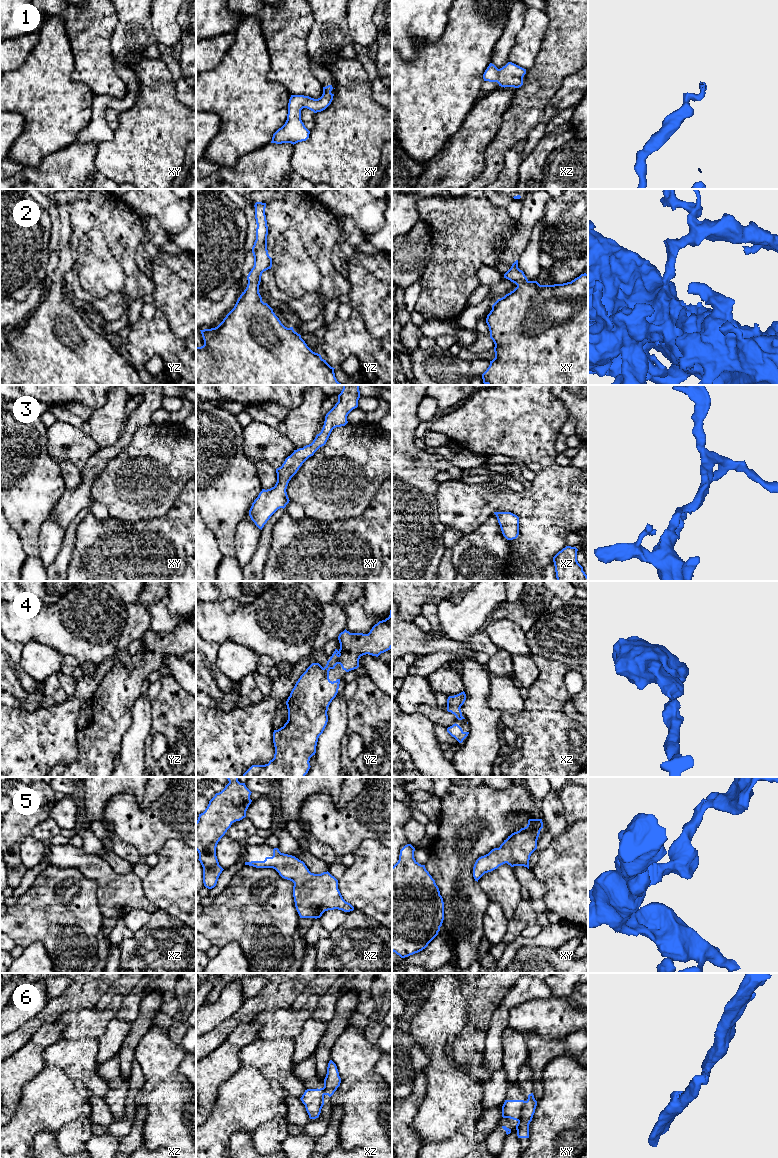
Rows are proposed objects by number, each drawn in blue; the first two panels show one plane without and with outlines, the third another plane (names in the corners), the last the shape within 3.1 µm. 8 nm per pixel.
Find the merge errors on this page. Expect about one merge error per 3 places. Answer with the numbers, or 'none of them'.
6

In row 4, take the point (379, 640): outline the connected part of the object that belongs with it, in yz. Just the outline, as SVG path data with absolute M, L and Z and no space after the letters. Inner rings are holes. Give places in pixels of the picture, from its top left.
M392 609L385 620L375 624L368 634L350 633L346 629L338 636L340 649L334 653L323 668L319 663L312 663L300 676L286 701L288 720L273 732L275 747L274 758L265 765L252 765L243 777L305 777L310 769L310 758L316 753L319 736L328 722L328 707L336 697L340 679L331 681L329 671L340 664L346 672L359 667L361 656L369 654L378 657L392 648Z

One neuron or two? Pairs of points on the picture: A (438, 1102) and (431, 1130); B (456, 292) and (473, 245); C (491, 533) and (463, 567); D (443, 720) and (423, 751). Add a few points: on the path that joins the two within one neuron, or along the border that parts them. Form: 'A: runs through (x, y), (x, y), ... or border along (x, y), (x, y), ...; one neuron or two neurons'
A: runs through (438, 1109), (438, 1117), (432, 1123); one neuron
B: runs through (456, 280), (456, 262), (461, 257); one neuron
C: runs through (487, 541), (471, 559); one neuron
D: border along (417, 711), (426, 716), (435, 725); two neurons

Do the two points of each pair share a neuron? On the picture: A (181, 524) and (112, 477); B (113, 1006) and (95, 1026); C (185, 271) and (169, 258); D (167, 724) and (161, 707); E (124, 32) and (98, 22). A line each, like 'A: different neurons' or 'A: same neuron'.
A: different neurons
B: same neuron
C: same neuron
D: same neuron
E: different neurons

